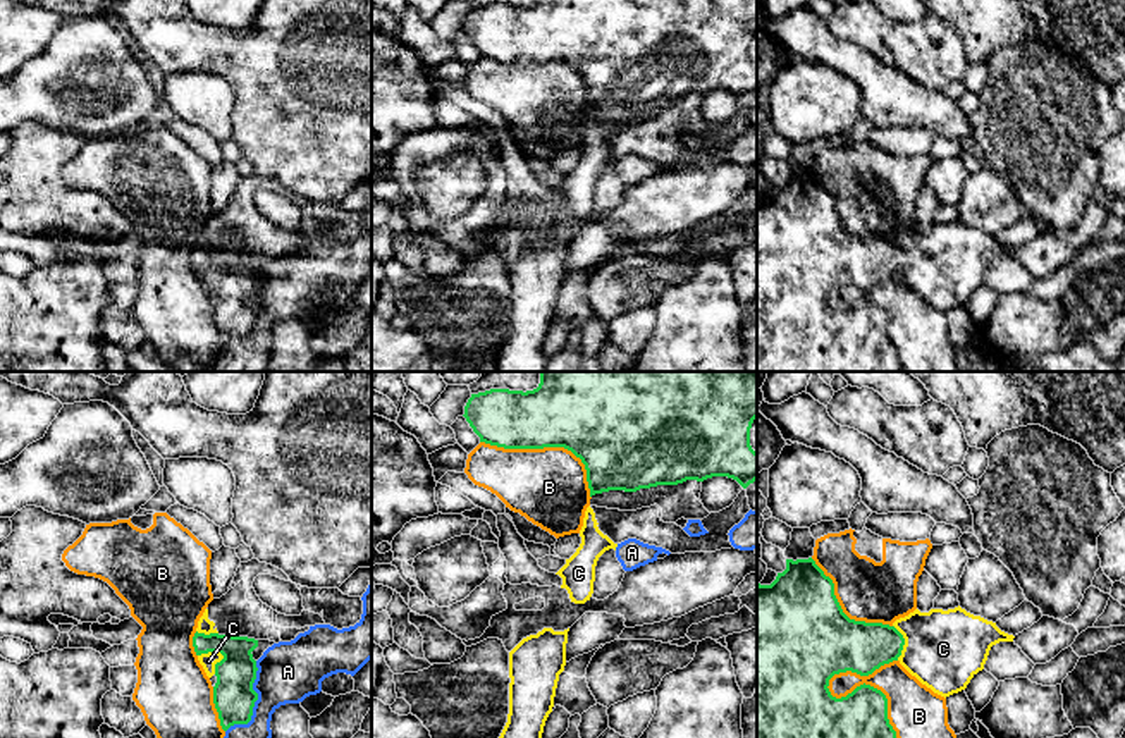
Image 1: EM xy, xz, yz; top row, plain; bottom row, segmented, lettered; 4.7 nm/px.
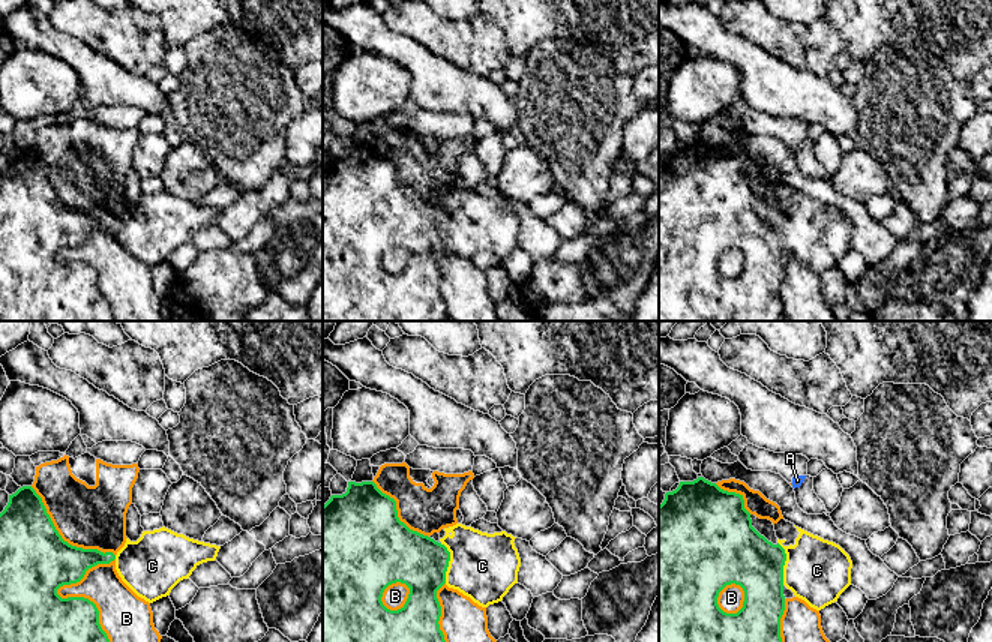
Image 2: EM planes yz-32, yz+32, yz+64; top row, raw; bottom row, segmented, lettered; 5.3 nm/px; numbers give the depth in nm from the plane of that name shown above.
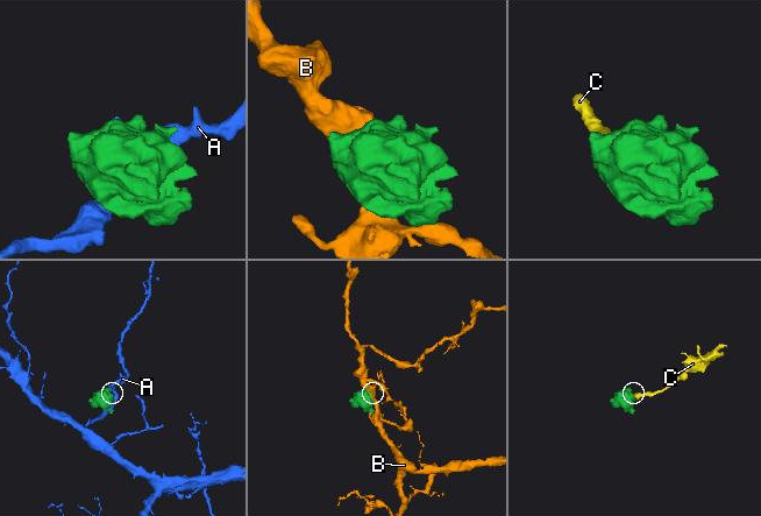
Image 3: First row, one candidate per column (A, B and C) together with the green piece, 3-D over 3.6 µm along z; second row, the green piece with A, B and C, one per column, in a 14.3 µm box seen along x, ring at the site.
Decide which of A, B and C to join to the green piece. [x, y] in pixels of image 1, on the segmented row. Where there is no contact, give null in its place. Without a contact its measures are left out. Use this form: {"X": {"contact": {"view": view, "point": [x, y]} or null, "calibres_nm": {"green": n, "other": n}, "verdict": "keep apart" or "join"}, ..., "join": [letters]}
{"A": {"contact": {"view": "xy", "point": [255, 701]}, "calibres_nm": {"green": 190, "other": 280}, "verdict": "keep apart"}, "B": {"contact": {"view": "yz", "point": [872, 687]}, "calibres_nm": {"green": 260, "other": 260}, "verdict": "keep apart"}, "C": {"contact": {"view": "xy", "point": [212, 651]}, "calibres_nm": {"green": 190, "other": 70}, "verdict": "join"}, "join": ["C"]}

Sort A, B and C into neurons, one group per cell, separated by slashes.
A / B / C

